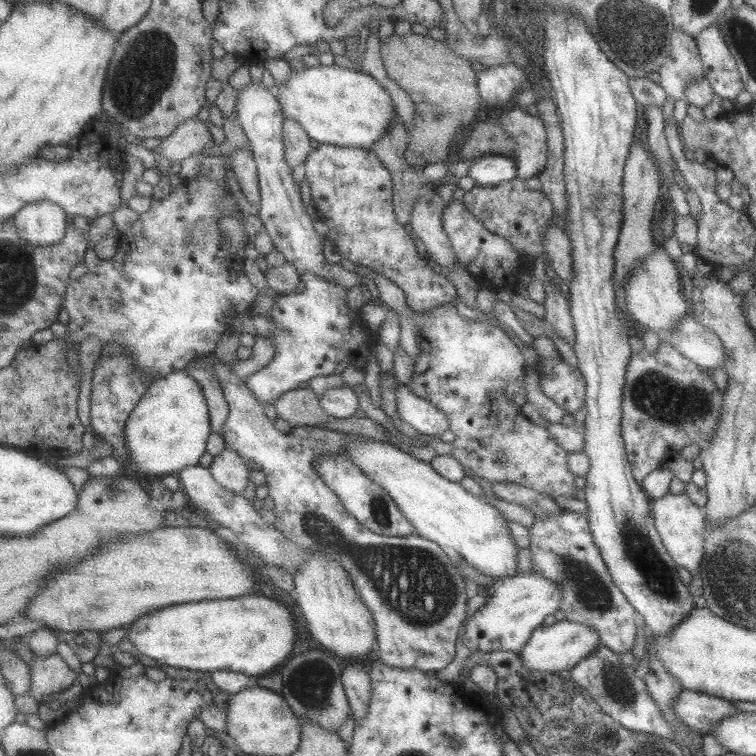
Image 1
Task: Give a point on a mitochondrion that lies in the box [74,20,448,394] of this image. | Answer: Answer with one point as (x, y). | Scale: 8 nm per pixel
(144, 73)

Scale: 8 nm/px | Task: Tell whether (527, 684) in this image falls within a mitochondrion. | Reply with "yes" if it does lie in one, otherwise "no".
no

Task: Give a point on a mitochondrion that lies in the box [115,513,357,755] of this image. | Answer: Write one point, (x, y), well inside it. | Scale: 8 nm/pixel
(311, 684)

